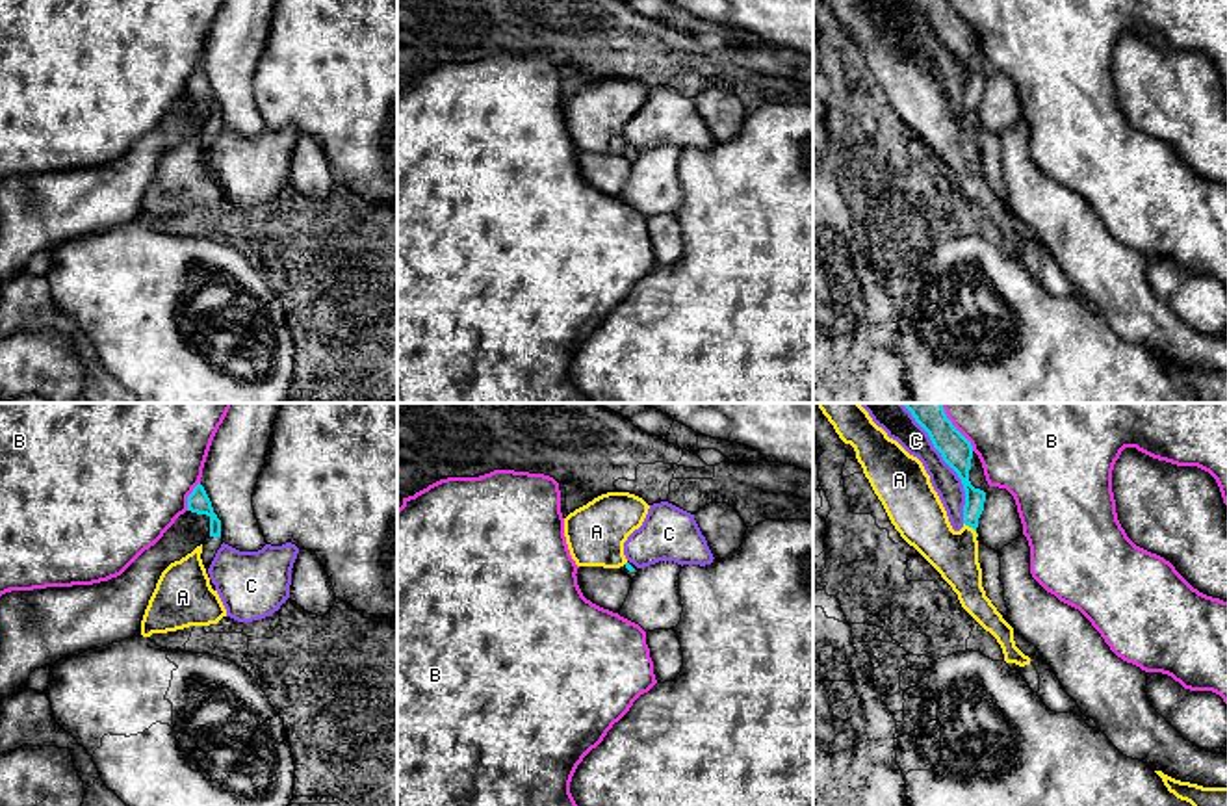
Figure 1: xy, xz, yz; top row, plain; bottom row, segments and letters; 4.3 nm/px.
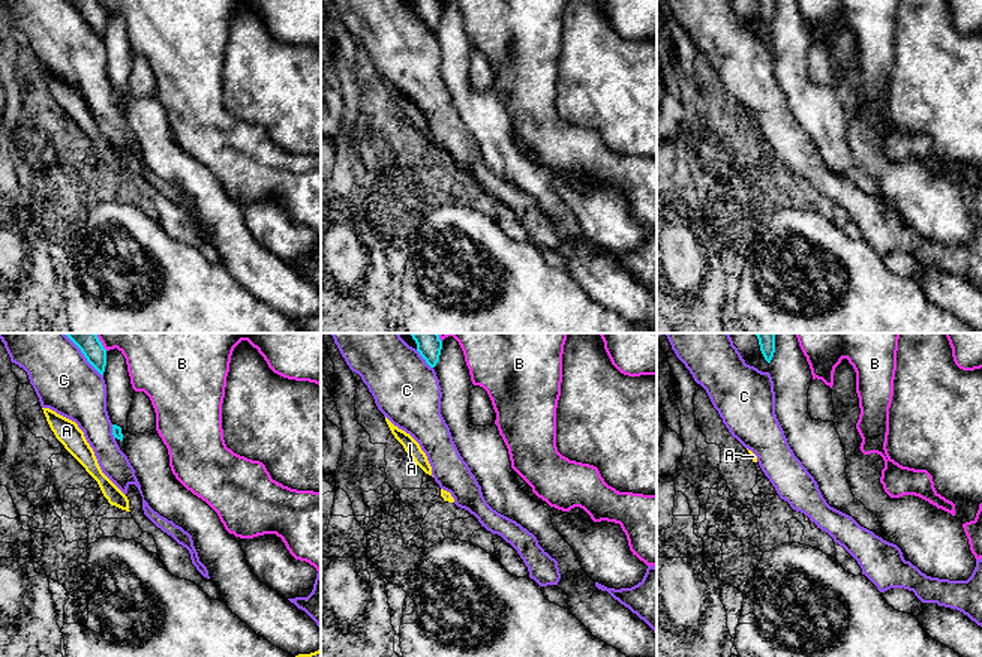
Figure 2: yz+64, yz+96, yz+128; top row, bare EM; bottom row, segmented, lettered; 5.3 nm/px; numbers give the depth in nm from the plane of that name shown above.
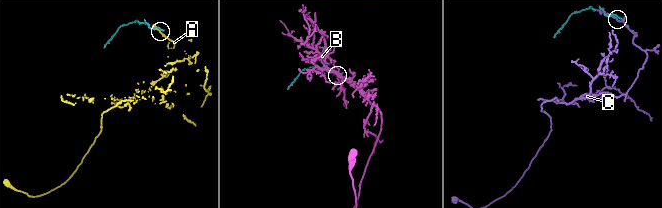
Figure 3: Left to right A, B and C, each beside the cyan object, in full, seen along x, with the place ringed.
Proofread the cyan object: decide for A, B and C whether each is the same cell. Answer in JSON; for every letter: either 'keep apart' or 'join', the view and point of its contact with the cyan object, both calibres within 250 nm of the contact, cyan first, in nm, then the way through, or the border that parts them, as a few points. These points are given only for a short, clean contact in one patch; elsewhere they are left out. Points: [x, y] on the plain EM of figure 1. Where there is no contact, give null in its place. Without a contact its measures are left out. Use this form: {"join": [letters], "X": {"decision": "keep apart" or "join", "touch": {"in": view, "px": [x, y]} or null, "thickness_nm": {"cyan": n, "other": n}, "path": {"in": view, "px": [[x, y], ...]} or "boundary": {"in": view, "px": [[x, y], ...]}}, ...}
{"join": [], "A": {"decision": "keep apart", "touch": {"in": "yz", "px": [971, 110]}, "thickness_nm": {"cyan": 90, "other": 240}}, "B": {"decision": "keep apart", "touch": {"in": "yz", "px": [960, 17]}, "thickness_nm": {"cyan": 140, "other": 300}}, "C": {"decision": "keep apart", "touch": {"in": "yz", "px": [953, 52]}, "thickness_nm": {"cyan": 140, "other": 120}}}

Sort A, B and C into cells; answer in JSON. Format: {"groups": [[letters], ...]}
{"groups": [["A"], ["B"], ["C"]]}

